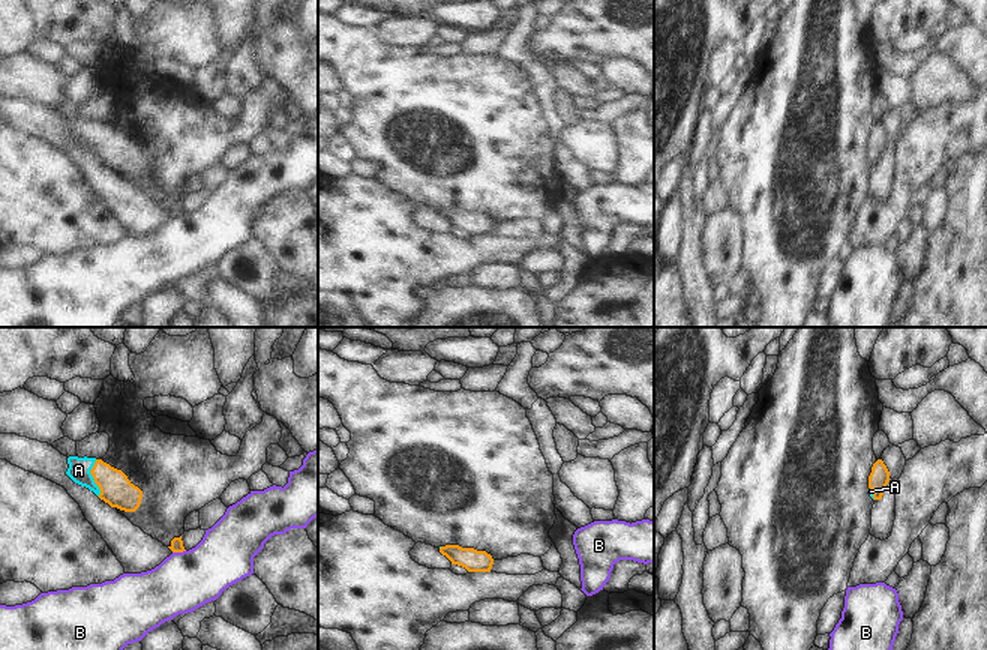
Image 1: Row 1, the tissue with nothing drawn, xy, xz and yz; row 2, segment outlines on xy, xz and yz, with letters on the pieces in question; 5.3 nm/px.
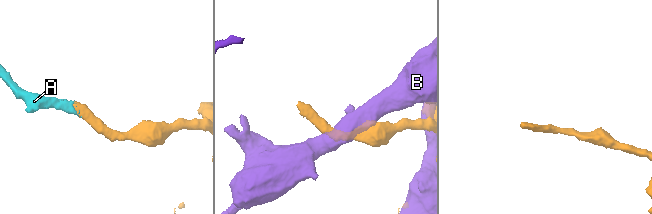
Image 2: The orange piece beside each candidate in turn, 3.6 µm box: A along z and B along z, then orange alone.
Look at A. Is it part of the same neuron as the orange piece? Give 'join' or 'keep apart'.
join

